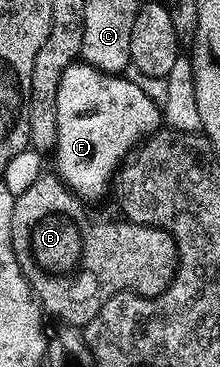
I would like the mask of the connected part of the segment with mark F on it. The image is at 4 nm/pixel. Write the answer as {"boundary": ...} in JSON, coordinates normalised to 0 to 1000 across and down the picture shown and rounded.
{"boundary":[[[341,172],[286,193],[286,215],[268,215],[268,259],[259,262],[259,450],[268,480],[355,537],[459,537],[486,526],[505,480],[527,474],[550,439],[586,420],[586,409],[623,403],[682,362],[714,360],[741,341],[741,308],[718,278],[686,272],[614,226],[595,226],[559,204],[477,199],[423,177]]]}

